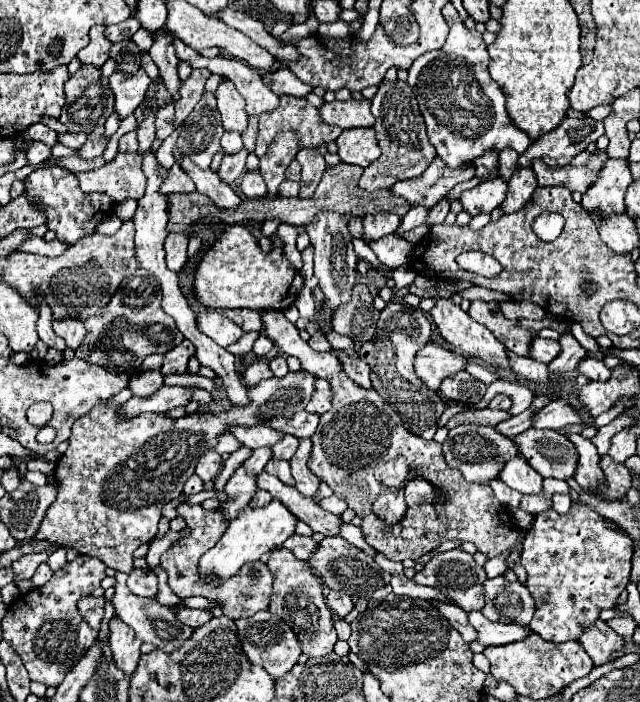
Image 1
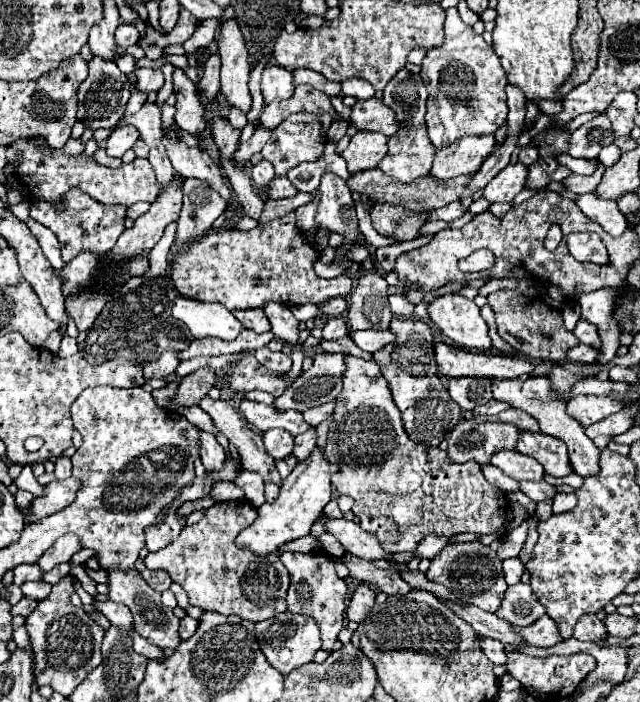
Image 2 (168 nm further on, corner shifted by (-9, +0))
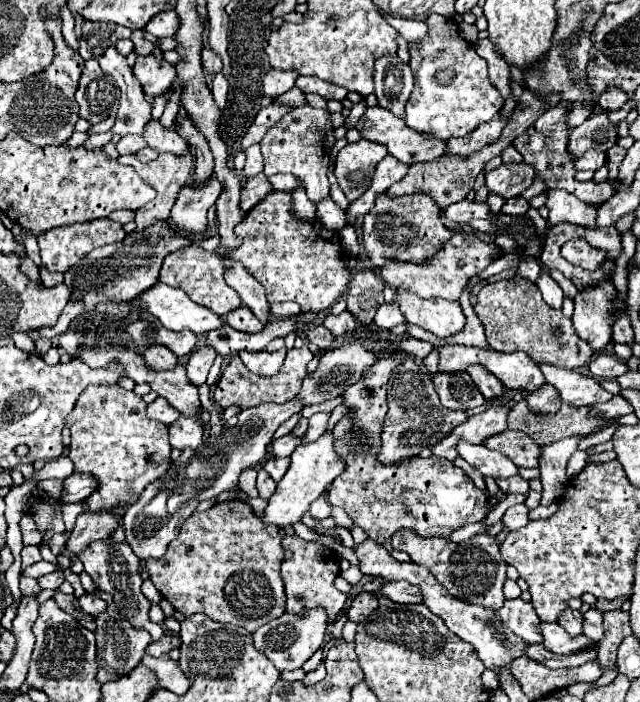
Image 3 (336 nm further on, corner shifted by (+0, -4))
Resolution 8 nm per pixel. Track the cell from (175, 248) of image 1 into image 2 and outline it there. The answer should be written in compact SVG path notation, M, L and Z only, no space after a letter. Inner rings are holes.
M184 180L184 206L178 218L176 246L204 236L214 220L226 210L228 202L208 184L198 180Z

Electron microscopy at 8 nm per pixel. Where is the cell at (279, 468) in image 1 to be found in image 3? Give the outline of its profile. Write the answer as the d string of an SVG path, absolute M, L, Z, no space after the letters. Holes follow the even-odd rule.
M269 458L269 460L265 462L265 466L263 466L263 470L265 470L275 482L279 482L279 480L283 478L283 474L287 472L287 468L289 468L289 458Z

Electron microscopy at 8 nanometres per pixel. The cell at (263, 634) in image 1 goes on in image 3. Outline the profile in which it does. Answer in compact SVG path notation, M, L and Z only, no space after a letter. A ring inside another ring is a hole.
M315 608L315 610L309 610L307 614L287 614L285 612L283 616L257 628L253 632L253 642L255 642L255 648L261 650L279 672L283 672L283 670L301 668L315 654L315 650L325 642L325 632L327 632L325 610Z

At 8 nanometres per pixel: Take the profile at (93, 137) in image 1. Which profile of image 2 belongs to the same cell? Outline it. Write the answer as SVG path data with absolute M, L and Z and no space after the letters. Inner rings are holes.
M118 126L112 130L110 138L106 140L106 152L110 156L122 158L124 152L130 150L138 138L140 138L140 134L138 134L138 130L134 130L134 126Z

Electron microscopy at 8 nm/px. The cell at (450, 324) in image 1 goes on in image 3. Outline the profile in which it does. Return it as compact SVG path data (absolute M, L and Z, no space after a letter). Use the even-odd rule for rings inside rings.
M397 290L397 294L399 294L401 312L403 312L403 316L409 324L421 326L427 332L433 332L437 338L449 338L449 336L453 336L453 334L457 334L465 328L467 318L465 318L459 302L449 302L449 300L443 300L443 298L423 300L423 298L417 298L415 294L401 294L401 290Z

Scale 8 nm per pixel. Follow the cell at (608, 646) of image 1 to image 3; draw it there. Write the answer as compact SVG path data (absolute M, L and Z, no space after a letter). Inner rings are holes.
M565 610L565 614L561 614L559 618L559 626L565 628L565 632L571 638L577 638L583 634L583 614L579 610Z

